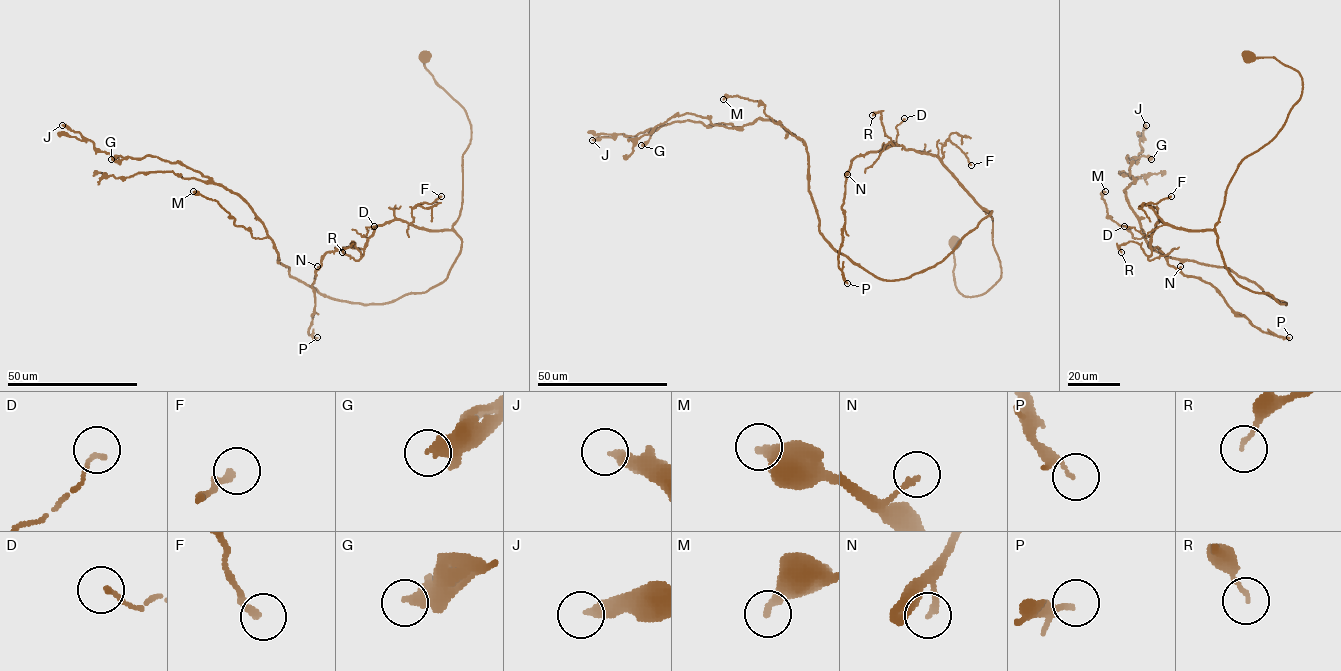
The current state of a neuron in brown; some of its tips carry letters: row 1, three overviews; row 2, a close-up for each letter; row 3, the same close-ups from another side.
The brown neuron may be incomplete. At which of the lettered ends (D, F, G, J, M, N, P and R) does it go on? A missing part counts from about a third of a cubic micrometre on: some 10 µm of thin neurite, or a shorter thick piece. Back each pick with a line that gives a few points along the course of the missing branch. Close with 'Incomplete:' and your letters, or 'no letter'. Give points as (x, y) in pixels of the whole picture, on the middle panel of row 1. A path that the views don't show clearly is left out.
Incomplete: no letter

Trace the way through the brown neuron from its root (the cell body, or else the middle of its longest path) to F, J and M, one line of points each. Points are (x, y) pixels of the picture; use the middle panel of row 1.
F: (953, 243), (957, 289), (985, 293), (1001, 273), (992, 218), (942, 163), (942, 145), (955, 144), (971, 165)
J: (953, 243), (957, 289), (985, 293), (1001, 273), (985, 208), (908, 277), (853, 263), (775, 121), (592, 140)
M: (953, 243), (957, 289), (985, 293), (985, 208), (942, 261), (874, 276), (819, 231), (804, 142), (723, 99)

